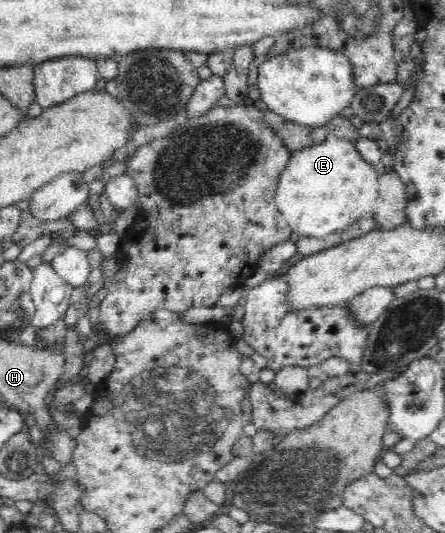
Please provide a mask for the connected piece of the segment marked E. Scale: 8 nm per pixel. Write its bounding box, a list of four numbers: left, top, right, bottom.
[275,136,380,238]

